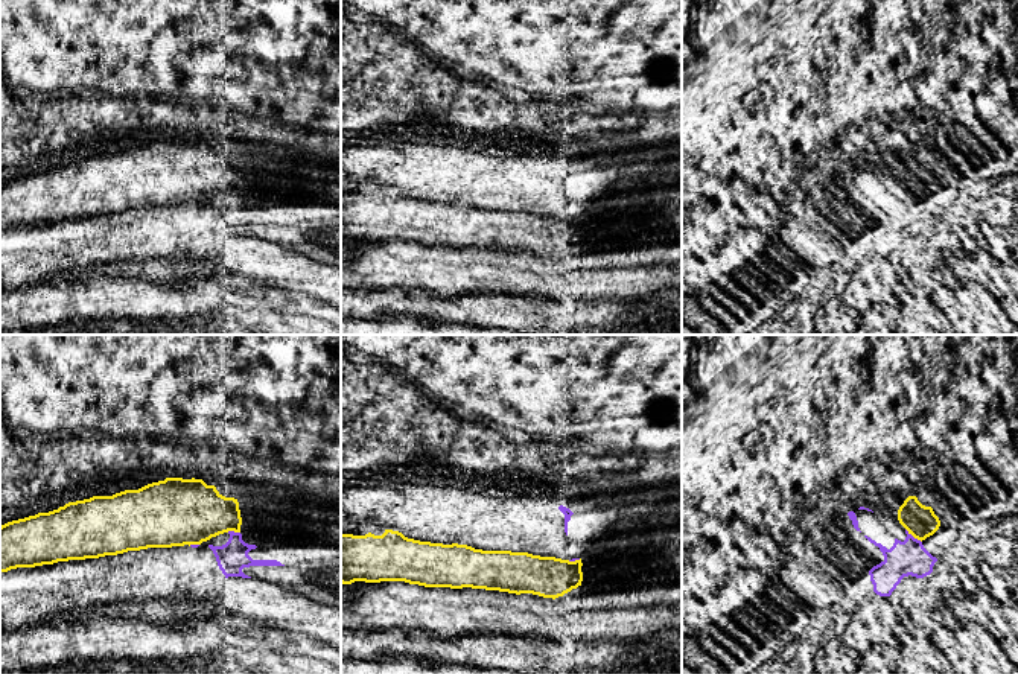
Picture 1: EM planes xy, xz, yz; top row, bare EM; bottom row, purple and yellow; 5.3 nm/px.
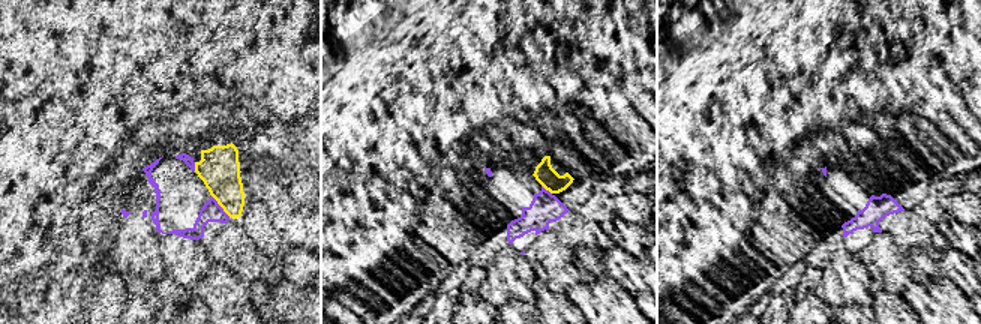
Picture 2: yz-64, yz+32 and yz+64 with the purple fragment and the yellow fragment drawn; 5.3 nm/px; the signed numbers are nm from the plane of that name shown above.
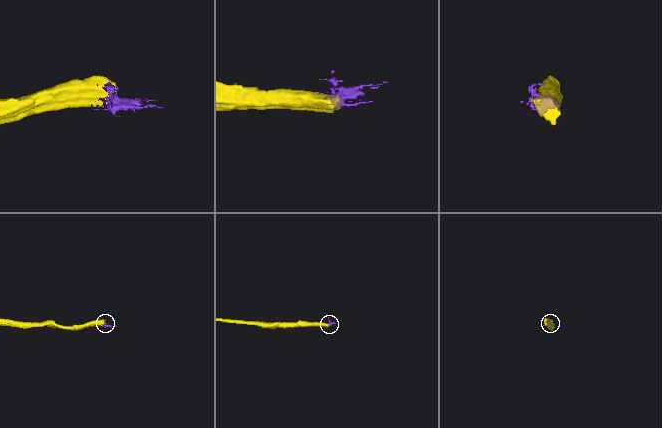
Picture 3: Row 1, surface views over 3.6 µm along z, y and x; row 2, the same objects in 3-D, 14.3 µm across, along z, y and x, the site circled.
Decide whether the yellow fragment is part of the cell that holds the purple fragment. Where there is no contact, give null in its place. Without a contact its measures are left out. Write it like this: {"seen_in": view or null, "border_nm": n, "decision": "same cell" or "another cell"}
{"seen_in": "yz", "border_nm": 120, "decision": "another cell"}

